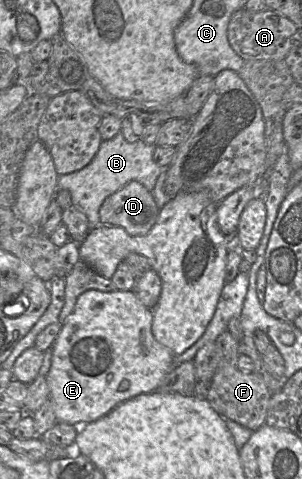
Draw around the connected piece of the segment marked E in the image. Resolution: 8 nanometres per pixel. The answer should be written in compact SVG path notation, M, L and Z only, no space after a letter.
M87 290L77 298L72 313L65 319L53 344L52 365L47 375L57 422L82 427L106 416L119 404L162 386L175 367L175 355L155 339L152 321L152 310L142 304L132 290Z

